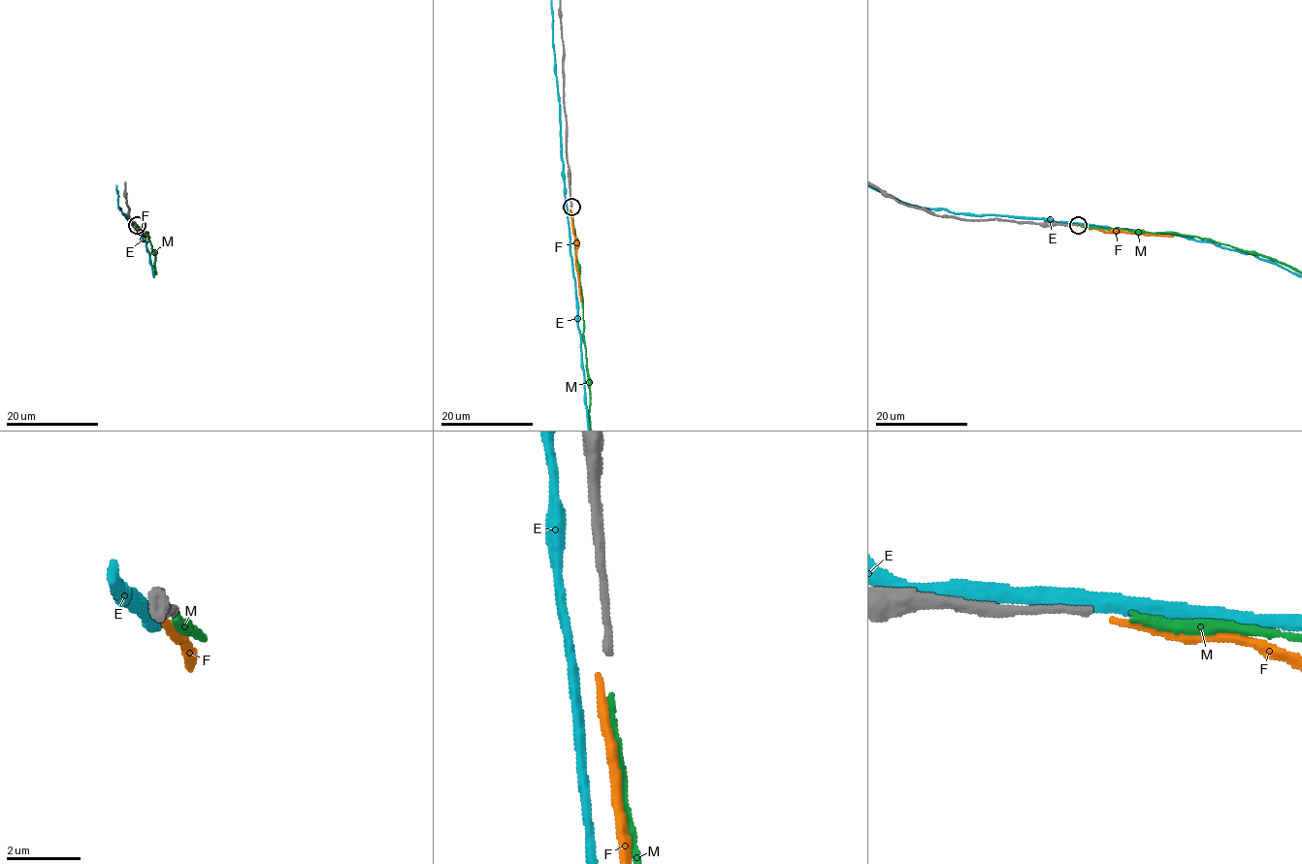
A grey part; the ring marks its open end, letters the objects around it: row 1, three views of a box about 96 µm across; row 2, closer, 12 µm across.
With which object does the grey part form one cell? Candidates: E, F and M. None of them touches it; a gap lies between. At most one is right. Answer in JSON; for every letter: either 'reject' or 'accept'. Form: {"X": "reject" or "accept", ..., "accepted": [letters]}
{"E": "reject", "F": "reject", "M": "accept", "accepted": ["M"]}

